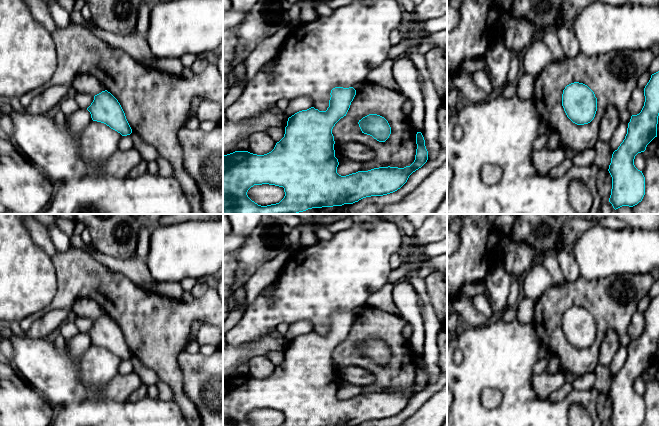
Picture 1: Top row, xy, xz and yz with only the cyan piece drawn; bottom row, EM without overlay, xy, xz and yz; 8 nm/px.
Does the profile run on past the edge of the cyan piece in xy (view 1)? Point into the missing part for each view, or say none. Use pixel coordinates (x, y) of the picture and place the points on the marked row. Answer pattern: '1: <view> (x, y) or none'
1: none

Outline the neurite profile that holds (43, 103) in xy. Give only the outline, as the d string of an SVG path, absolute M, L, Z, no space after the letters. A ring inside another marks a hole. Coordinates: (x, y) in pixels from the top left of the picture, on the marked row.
M51 86L34 98L26 111L31 115L47 114L52 108L58 106L66 96L71 94L73 94L72 87Z

